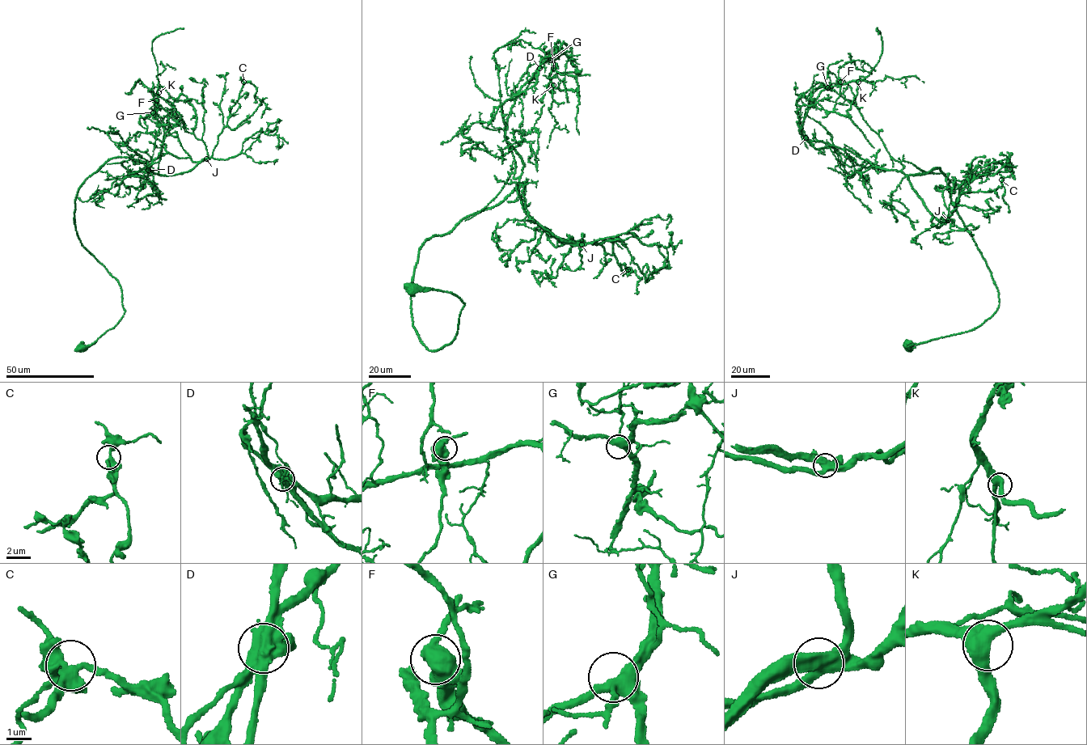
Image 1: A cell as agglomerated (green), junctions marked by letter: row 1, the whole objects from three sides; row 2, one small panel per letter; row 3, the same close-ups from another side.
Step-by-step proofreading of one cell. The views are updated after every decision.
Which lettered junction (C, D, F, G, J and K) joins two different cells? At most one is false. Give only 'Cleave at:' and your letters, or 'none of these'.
Cleave at: D

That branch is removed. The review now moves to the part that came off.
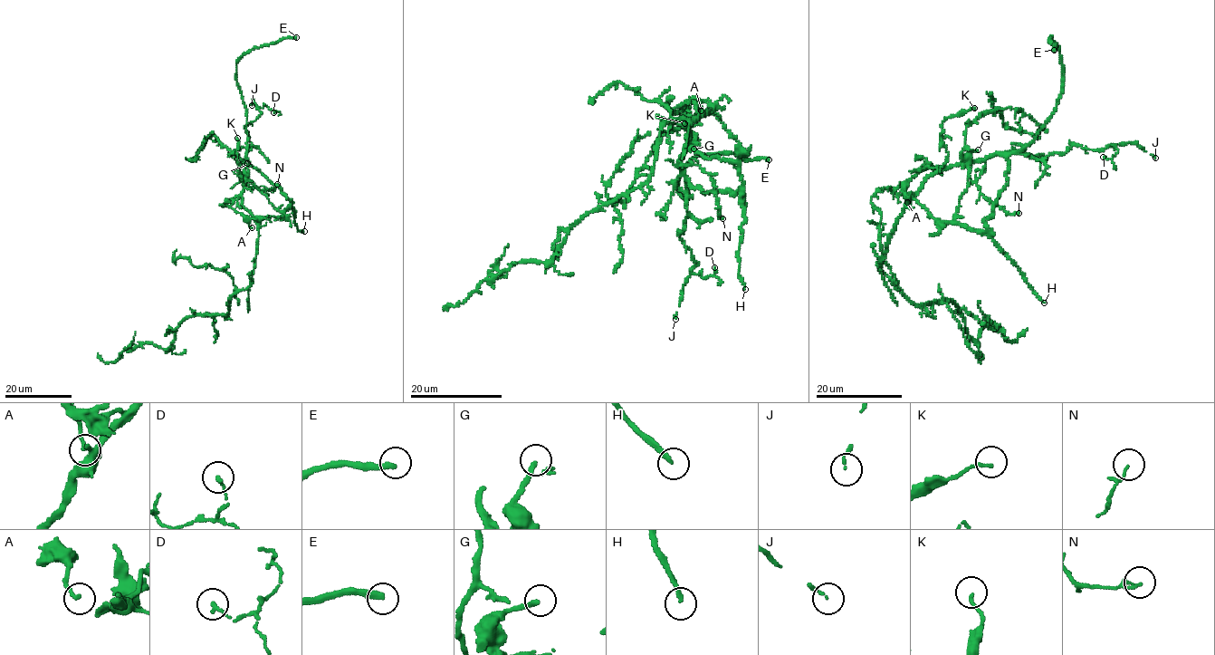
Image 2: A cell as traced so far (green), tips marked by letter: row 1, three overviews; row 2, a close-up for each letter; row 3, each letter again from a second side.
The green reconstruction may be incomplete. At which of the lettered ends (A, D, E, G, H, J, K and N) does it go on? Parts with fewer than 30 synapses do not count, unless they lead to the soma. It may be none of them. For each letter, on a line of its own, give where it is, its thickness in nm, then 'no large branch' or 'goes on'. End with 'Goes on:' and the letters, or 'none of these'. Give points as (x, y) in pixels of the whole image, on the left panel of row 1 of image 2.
A: at (252, 227); 160 nm thick; no large branch
D: at (273, 112); 160 nm thick; no large branch
E: at (296, 37); 320 nm thick; goes on
G: at (247, 163); 240 nm thick; goes on
H: at (304, 231); 220 nm thick; goes on
J: at (252, 105); 120 nm thick; no large branch
K: at (237, 138); 170 nm thick; no large branch
N: at (277, 184); 120 nm thick; no large branch
Goes on: E, G, H

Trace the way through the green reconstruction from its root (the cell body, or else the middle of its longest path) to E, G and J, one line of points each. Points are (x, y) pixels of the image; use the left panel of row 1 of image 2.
E: (255, 256), (258, 226), (241, 197), (247, 117), (236, 63), (254, 49), (296, 37)
G: (255, 256), (258, 226), (243, 205), (241, 197), (247, 163)
J: (255, 256), (258, 226), (243, 205), (239, 170), (251, 145), (245, 127), (261, 112), (253, 100), (252, 105)

